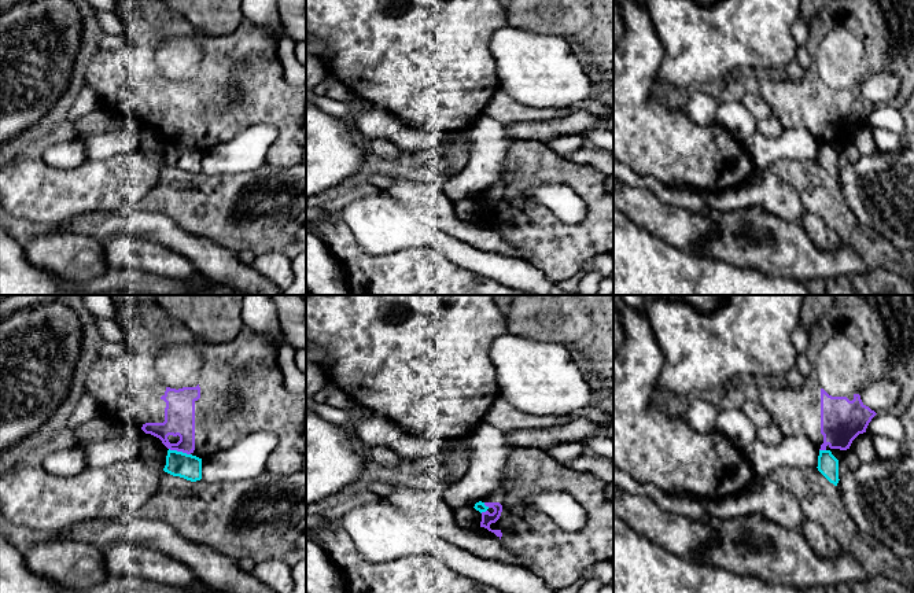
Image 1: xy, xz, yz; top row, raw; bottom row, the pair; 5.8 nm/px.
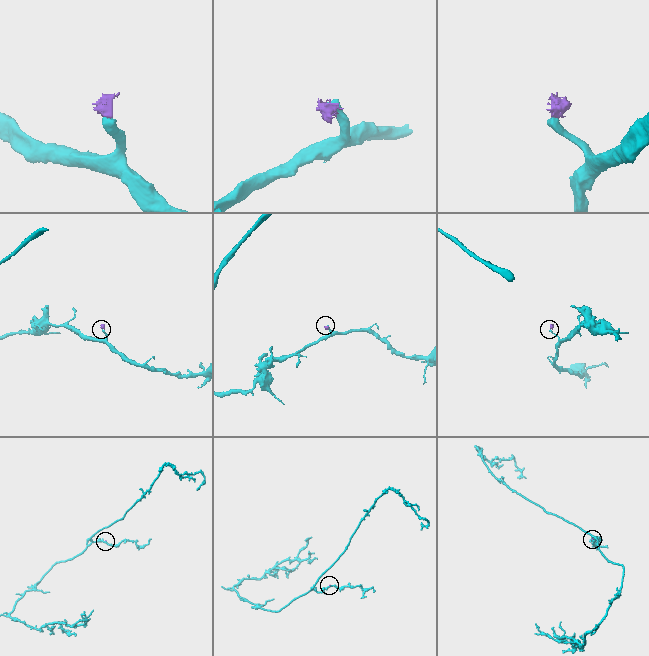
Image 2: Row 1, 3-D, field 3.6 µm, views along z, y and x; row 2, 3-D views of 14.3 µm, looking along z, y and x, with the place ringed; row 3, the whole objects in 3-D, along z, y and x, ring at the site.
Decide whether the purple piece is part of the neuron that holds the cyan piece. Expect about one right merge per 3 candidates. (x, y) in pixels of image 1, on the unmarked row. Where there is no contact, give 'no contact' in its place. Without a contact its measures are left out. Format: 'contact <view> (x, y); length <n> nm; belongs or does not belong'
contact xy (180, 144); length 130 nm; does not belong

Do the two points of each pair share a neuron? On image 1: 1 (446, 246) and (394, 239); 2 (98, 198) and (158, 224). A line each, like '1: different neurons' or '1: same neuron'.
1: same neuron
2: different neurons

